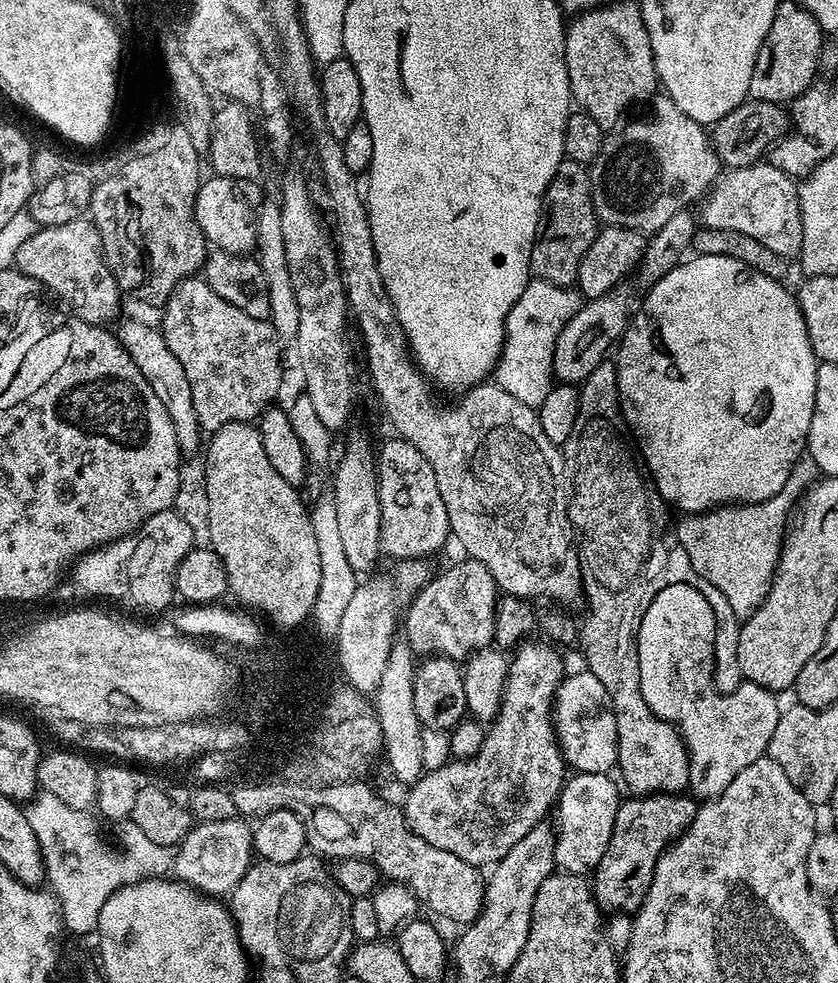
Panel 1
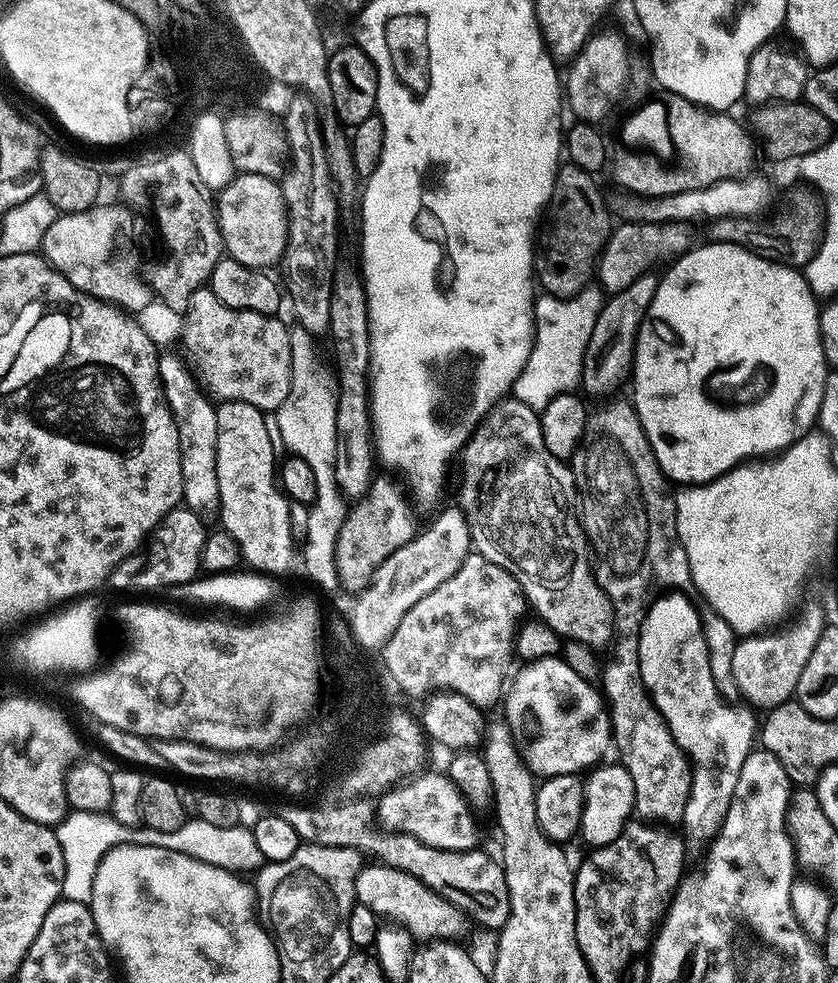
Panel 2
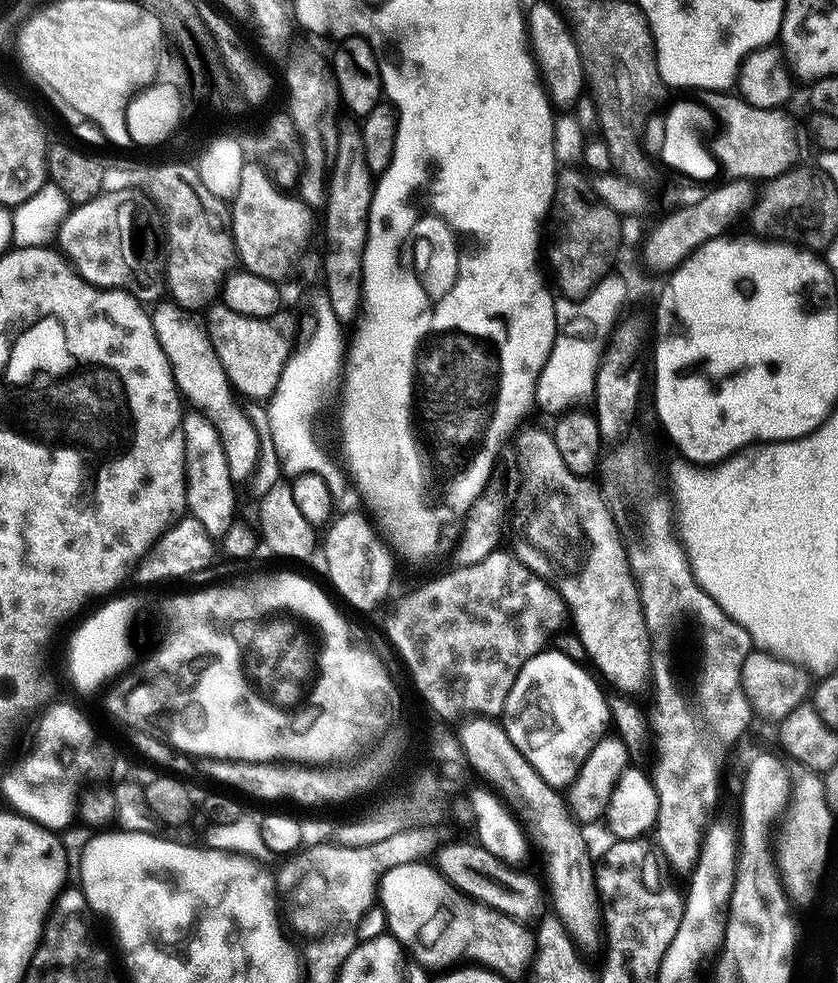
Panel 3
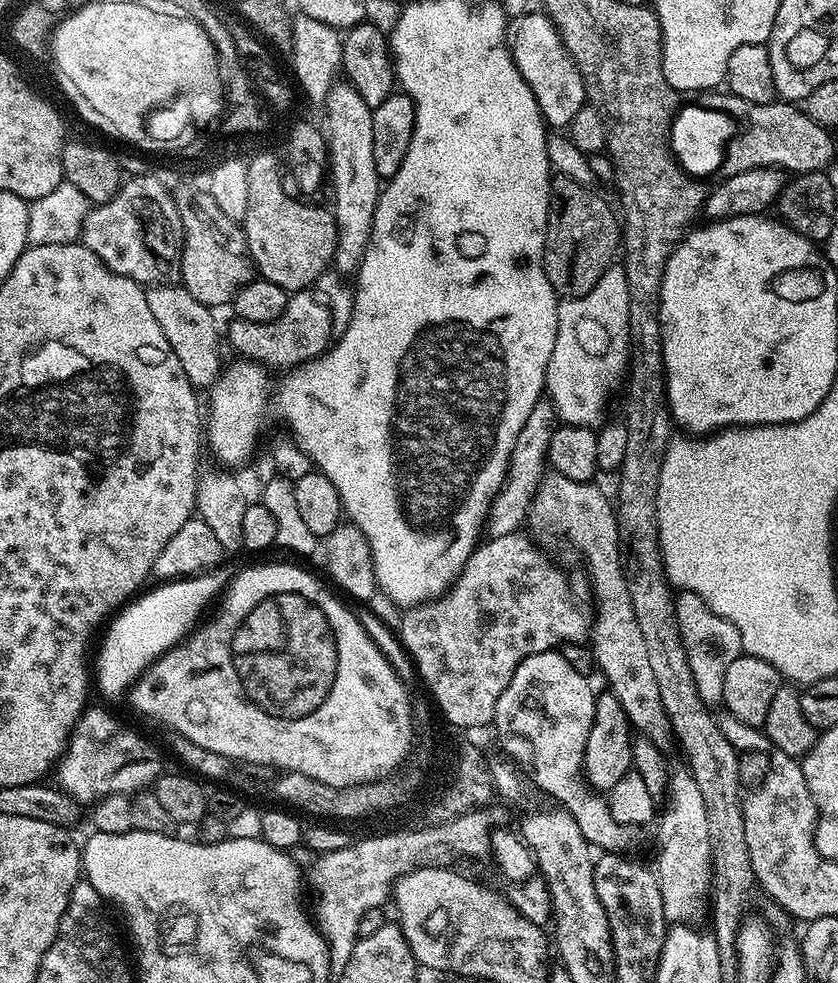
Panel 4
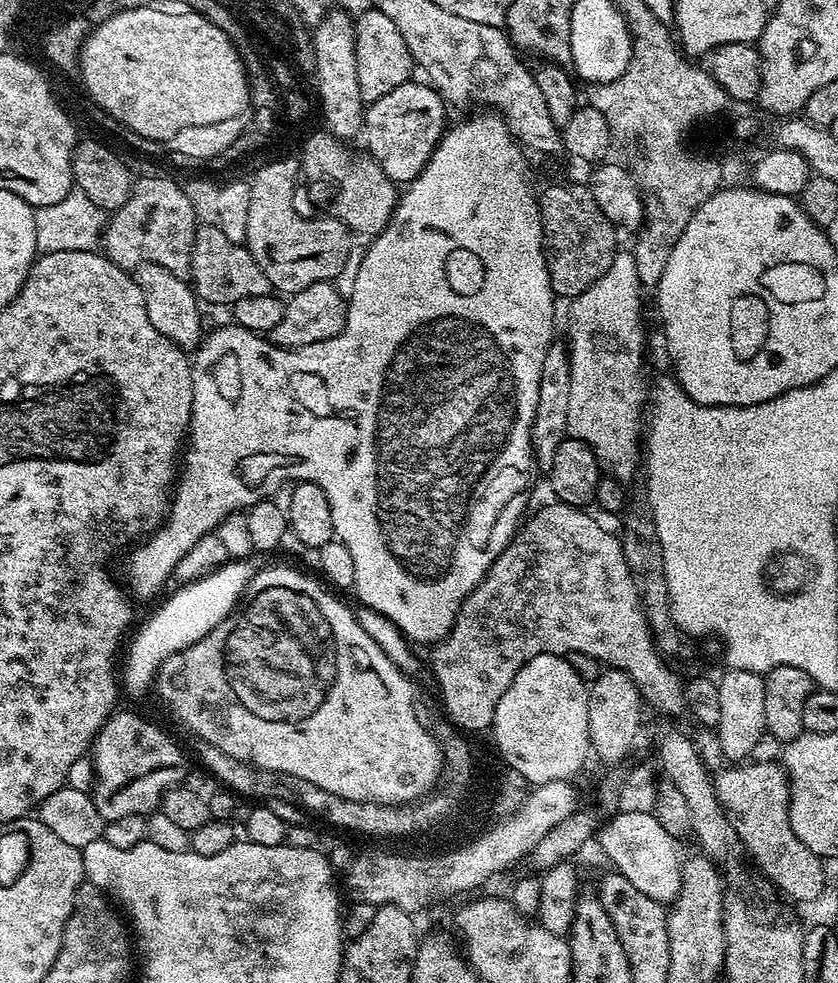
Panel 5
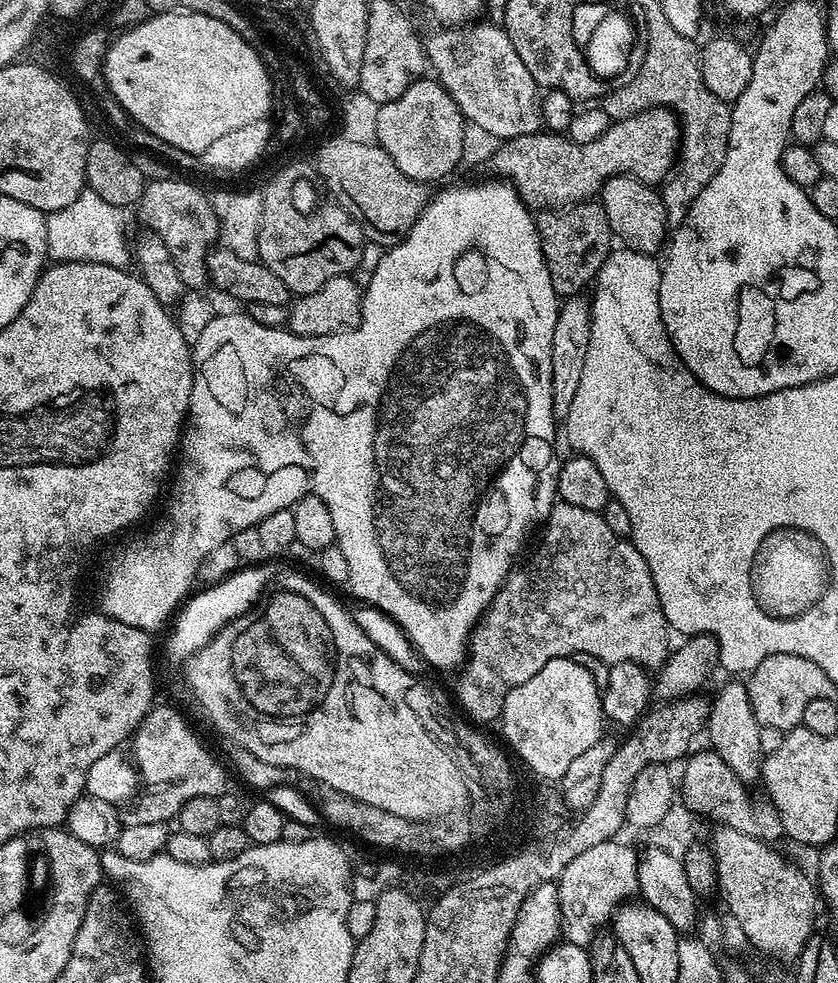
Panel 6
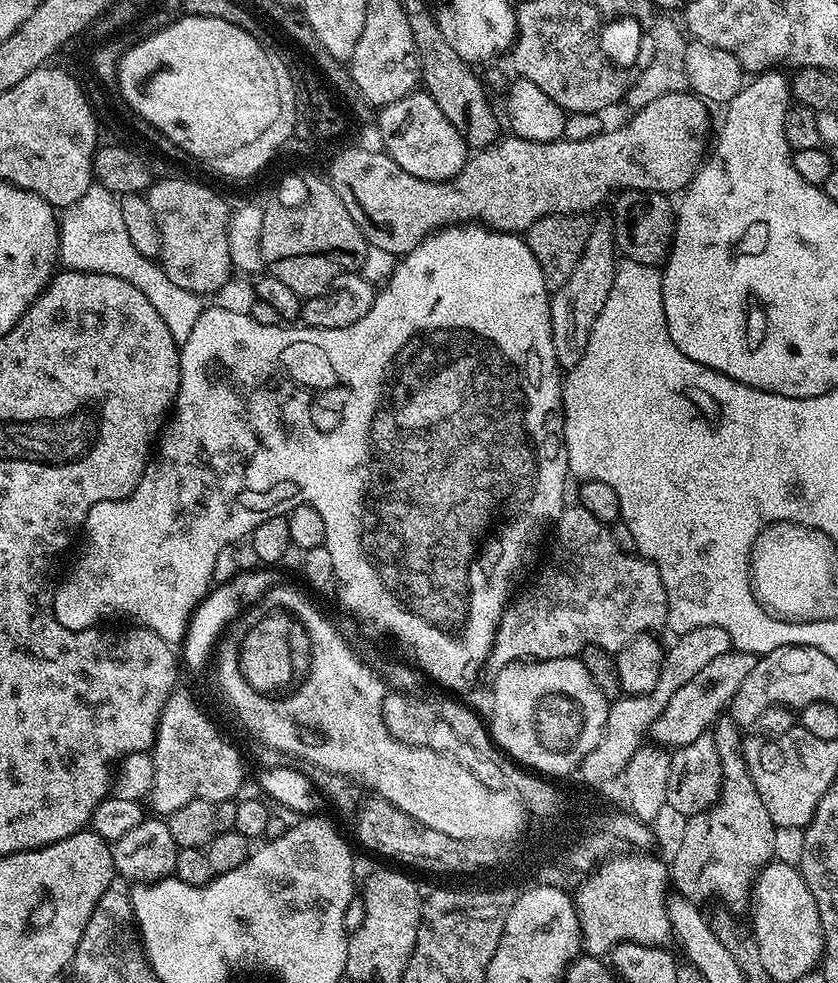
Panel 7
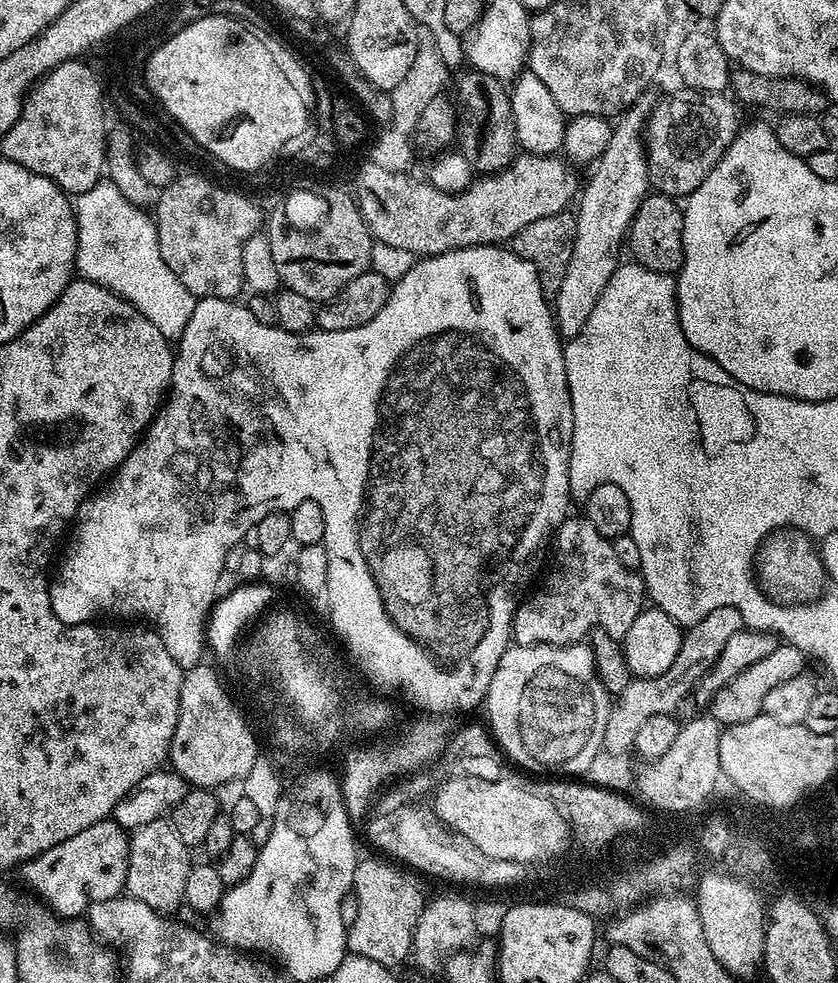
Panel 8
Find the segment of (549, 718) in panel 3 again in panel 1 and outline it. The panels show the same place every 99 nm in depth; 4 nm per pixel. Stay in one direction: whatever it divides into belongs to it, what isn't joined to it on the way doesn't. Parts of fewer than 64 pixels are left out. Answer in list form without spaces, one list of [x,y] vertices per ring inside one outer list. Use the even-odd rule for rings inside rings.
[[[581,670],[565,675],[564,681],[556,691],[554,705],[556,737],[560,740],[560,749],[564,755],[565,765],[579,772],[611,773],[617,767],[618,726],[616,715],[606,694],[606,686],[594,678],[594,674]]]

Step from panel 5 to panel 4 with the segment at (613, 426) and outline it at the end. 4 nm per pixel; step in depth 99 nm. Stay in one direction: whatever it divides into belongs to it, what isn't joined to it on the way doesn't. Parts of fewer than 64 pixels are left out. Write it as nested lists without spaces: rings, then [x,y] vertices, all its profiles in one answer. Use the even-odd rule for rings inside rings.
[[[623,267],[607,268],[598,278],[594,290],[590,294],[579,296],[573,300],[567,298],[559,301],[558,330],[554,350],[550,354],[548,369],[544,375],[544,386],[547,399],[556,407],[556,415],[564,424],[573,424],[593,430],[601,427],[605,419],[604,407],[608,404],[608,395],[616,383],[621,383],[630,359],[630,345],[628,342],[628,283]]]

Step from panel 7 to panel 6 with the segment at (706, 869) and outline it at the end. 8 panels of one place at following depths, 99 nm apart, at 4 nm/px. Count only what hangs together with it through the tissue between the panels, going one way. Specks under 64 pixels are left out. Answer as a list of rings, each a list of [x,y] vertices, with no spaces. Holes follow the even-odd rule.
[[[747,683],[722,685],[720,693],[714,698],[711,697],[710,703],[706,737],[708,736],[709,742],[712,743],[709,744],[711,751],[716,752],[718,758],[722,758],[722,762],[726,762],[726,766],[730,766],[730,770],[734,770],[734,774],[738,779],[745,782],[759,781],[762,776],[762,753],[759,748],[759,732],[762,725],[760,725],[754,714],[754,706],[750,702]]]

